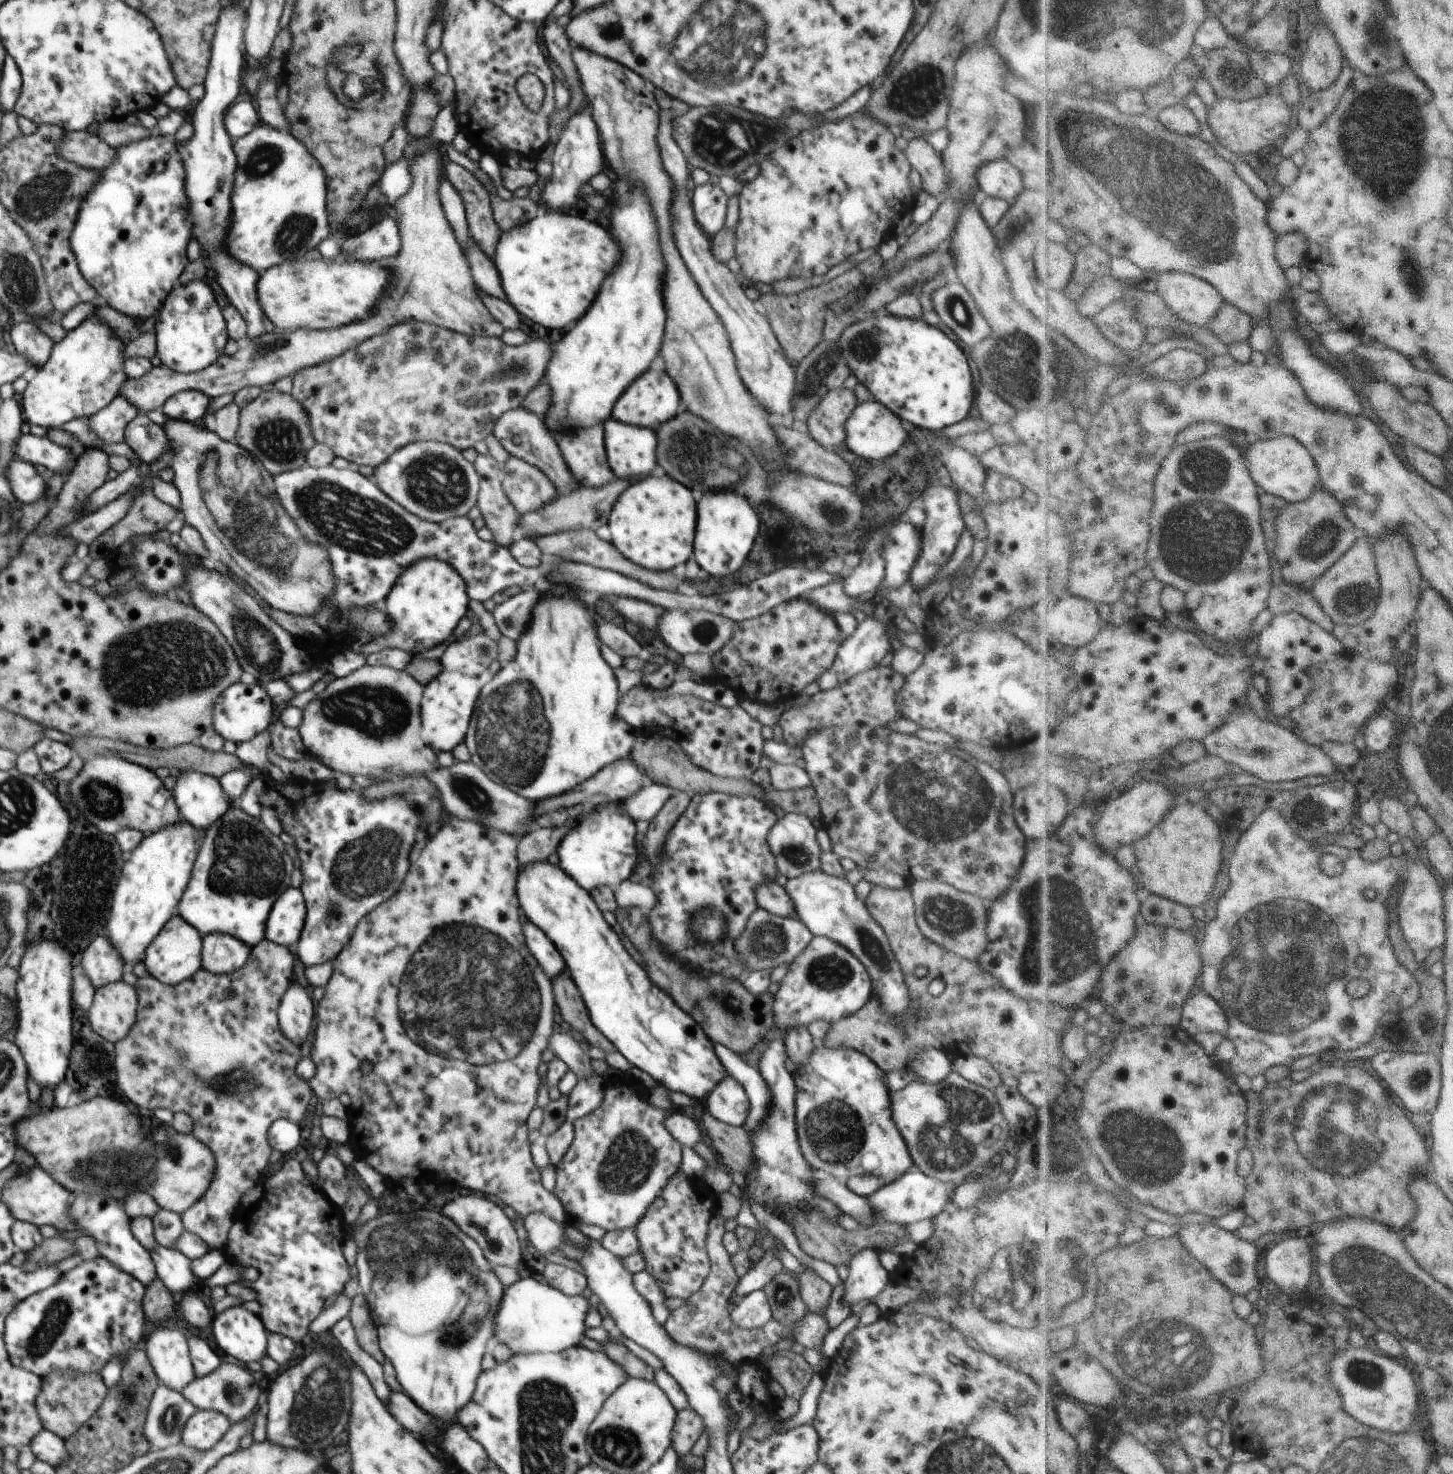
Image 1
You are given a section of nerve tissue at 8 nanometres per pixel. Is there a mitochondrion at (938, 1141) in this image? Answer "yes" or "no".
yes

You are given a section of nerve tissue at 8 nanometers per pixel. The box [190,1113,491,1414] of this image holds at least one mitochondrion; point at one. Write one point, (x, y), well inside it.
(402, 1246)

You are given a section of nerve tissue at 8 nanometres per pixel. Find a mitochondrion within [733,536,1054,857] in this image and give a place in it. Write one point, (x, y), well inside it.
(949, 795)

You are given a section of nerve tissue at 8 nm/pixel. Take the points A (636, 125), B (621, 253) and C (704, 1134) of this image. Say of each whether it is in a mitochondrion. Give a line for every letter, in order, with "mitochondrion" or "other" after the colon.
A: other
B: other
C: other

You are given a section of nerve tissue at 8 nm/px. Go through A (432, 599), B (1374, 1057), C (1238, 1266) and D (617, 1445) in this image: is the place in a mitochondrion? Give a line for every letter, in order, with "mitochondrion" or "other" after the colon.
A: other
B: other
C: mitochondrion
D: mitochondrion

